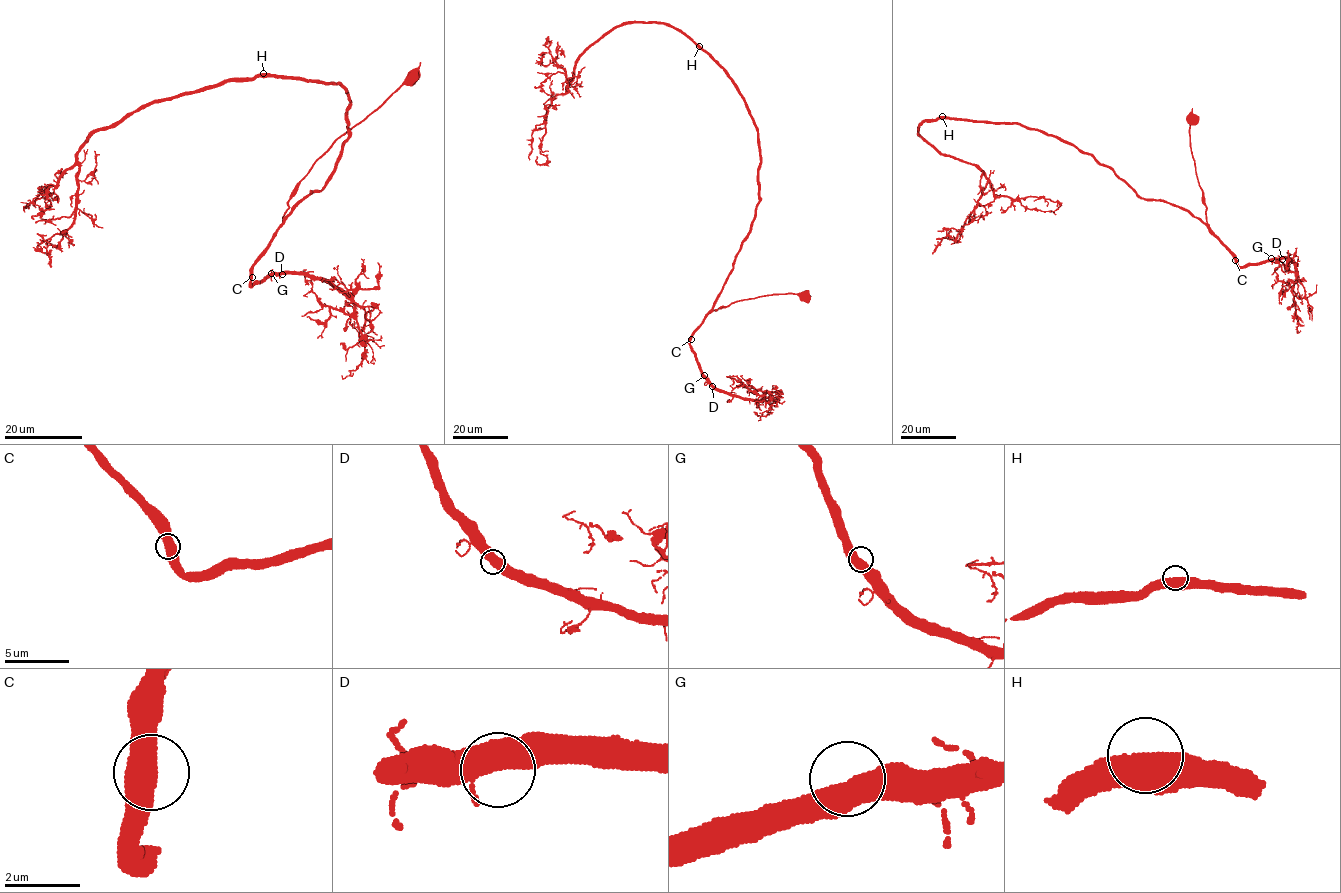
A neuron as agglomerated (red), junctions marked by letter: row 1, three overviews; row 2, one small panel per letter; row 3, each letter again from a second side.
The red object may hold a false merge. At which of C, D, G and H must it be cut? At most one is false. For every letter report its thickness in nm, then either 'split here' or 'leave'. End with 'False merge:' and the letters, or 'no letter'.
C: 550 nm | leave
D: 550 nm | leave
G: 550 nm | leave
H: 550 nm | leave
False merge: no letter

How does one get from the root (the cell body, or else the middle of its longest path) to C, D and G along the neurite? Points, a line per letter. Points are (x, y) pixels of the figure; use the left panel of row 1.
C: (413, 77), (412, 74), (375, 110), (342, 134), (315, 162), (289, 200), (283, 224), (254, 263), (251, 276)
D: (413, 77), (342, 134), (300, 182), (288, 202), (283, 224), (252, 267), (251, 284), (282, 274)
G: (413, 77), (342, 134), (300, 182), (288, 202), (283, 224), (252, 267), (251, 284), (271, 273)

